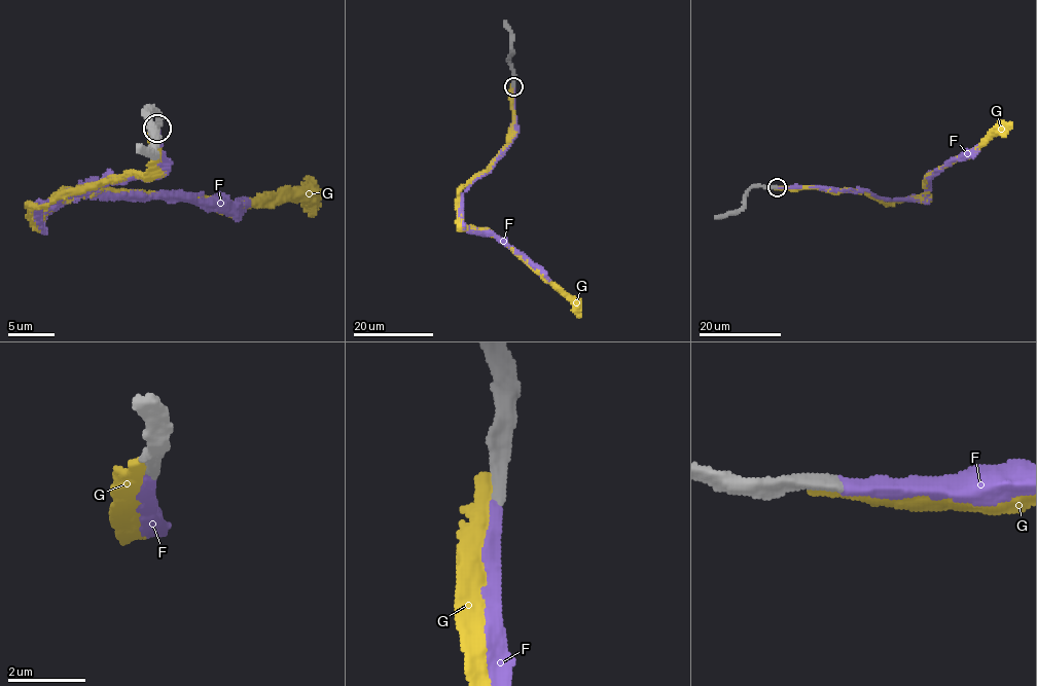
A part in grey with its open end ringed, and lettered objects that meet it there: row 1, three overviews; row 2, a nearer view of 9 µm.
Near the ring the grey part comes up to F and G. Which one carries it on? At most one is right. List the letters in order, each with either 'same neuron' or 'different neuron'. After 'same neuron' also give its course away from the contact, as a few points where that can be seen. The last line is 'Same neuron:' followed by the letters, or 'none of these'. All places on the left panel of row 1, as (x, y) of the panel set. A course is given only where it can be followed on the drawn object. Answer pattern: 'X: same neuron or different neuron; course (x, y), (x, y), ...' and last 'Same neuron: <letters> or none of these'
F: same neuron; course (156, 130), (163, 171), (38, 201), (39, 220), (61, 203), (81, 196), (172, 195), (230, 211), (250, 200)
G: different neuron
Same neuron: F

